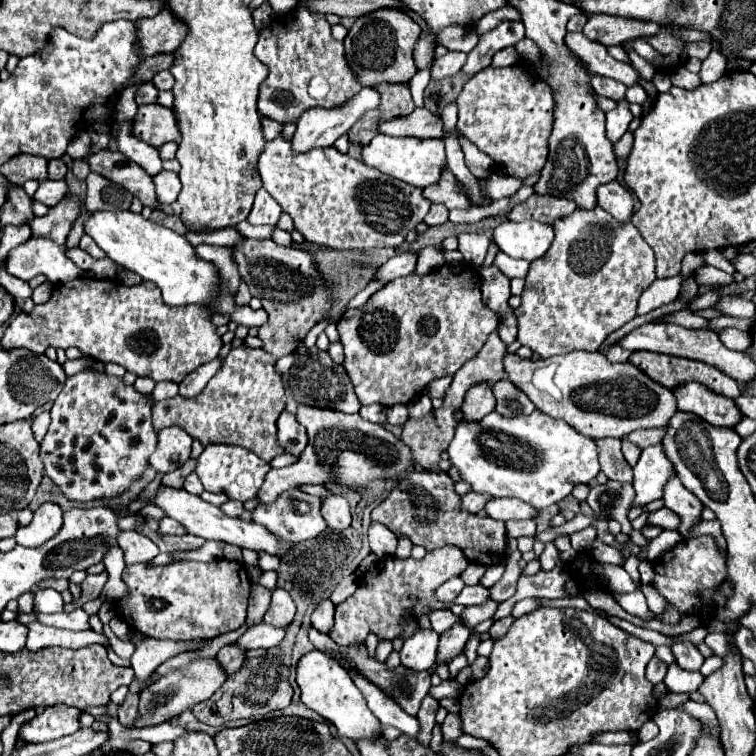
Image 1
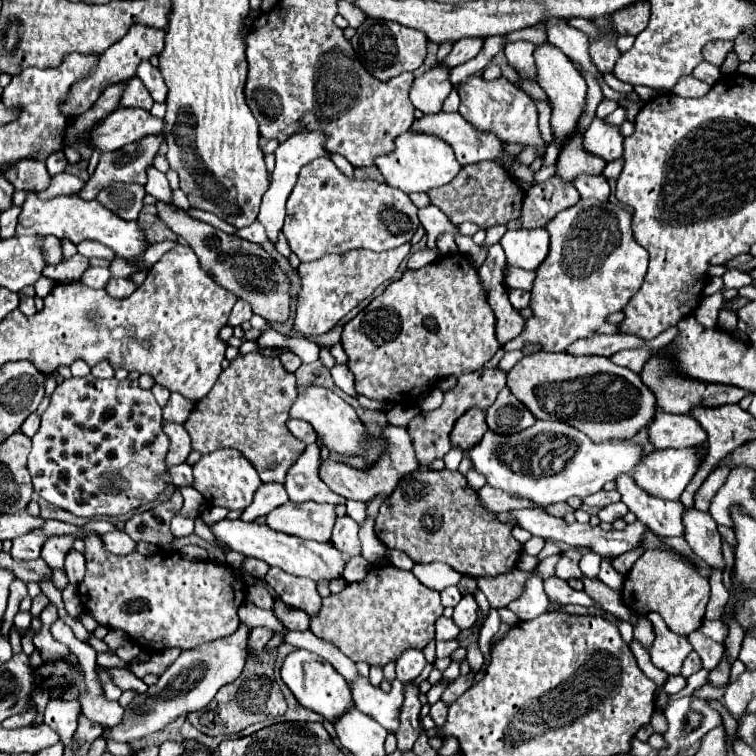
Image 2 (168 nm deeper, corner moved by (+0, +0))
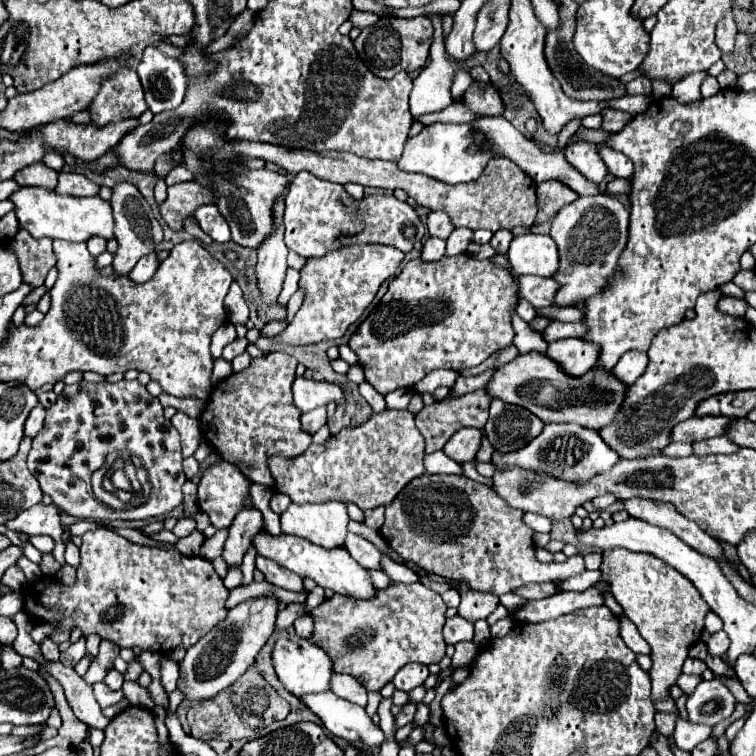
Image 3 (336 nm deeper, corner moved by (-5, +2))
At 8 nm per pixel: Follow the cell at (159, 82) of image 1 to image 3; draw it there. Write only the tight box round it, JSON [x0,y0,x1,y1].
[136,47,188,113]

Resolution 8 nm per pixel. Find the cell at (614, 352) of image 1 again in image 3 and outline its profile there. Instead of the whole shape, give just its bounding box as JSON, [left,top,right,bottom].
[614,351,650,385]

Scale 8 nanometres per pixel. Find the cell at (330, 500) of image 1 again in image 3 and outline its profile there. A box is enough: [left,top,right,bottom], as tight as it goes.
[344,533,382,569]

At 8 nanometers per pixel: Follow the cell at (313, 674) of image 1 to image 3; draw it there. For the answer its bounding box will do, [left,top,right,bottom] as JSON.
[272,639,334,697]

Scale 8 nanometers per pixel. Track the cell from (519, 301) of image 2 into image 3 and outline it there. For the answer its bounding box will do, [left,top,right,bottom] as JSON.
[516,299,536,323]

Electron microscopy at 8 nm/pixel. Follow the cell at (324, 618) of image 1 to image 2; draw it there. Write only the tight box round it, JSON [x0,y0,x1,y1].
[265,569,321,615]

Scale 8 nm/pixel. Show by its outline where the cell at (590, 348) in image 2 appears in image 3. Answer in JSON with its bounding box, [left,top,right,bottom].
[546,339,600,375]

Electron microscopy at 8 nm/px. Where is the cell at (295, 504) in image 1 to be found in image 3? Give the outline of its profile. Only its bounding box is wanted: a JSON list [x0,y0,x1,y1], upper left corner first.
[280,501,350,547]

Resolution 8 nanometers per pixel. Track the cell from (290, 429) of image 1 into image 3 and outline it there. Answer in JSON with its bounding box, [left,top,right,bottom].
[300,407,326,433]

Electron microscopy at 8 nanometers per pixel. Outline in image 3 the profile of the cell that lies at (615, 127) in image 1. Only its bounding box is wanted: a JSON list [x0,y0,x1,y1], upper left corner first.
[598,143,632,179]

